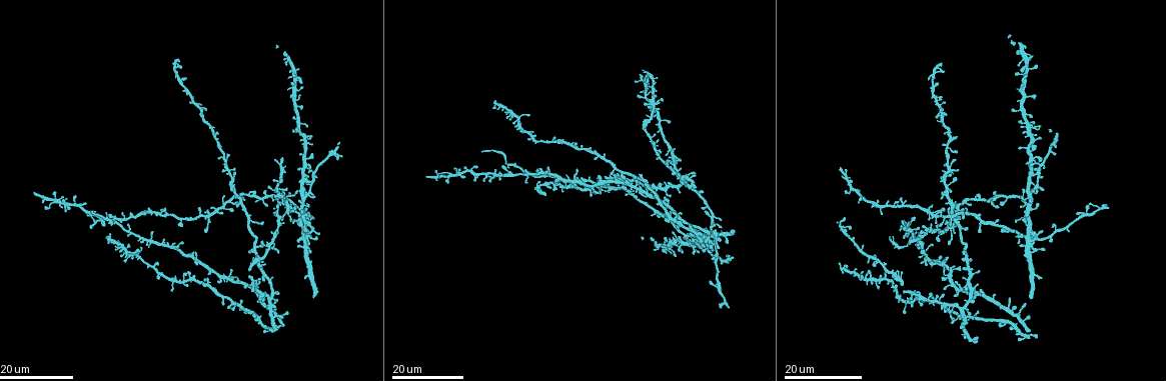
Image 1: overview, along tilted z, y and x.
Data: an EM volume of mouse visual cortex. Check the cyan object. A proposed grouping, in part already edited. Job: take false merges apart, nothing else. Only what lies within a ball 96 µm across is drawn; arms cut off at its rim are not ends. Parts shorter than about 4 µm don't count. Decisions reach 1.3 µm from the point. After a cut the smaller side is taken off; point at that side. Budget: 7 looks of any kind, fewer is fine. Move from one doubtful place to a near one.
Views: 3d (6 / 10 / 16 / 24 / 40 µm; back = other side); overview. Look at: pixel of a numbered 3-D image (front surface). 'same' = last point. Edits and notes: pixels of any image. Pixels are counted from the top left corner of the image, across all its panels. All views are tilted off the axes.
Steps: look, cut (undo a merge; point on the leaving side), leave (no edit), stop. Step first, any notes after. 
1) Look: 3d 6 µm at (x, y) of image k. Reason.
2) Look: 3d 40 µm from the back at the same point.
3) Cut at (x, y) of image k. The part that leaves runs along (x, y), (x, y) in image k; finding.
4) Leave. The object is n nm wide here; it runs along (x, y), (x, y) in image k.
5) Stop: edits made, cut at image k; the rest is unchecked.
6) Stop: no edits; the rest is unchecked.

Look: 3d 16 µm at (114, 218) of image 1.

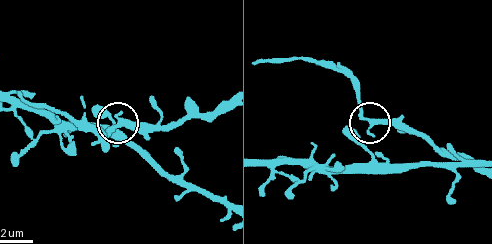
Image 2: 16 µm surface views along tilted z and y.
Look: 3d 6 µm at (118, 124) of image 2.

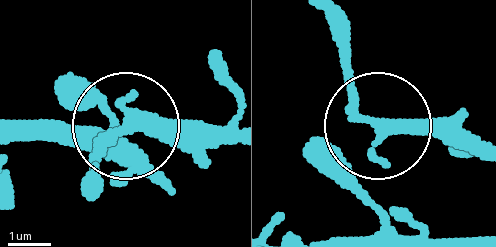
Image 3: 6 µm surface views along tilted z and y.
Leave. 4 arms meet here; it runs along (479, 158), (416, 129), (378, 128), (355, 103), (348, 72) in image 3; all the same neuron.

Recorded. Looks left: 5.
Look: 3d 24 µm at (104, 216) of image 1. Side arm on a straight run.

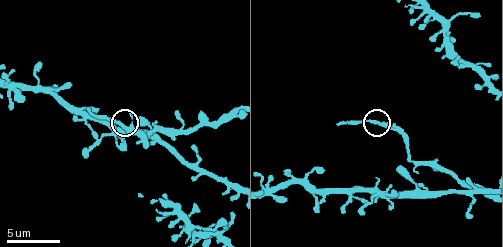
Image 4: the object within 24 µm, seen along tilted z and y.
Look: 3d 6 µm at (377, 124) of image 4. Zoom in.

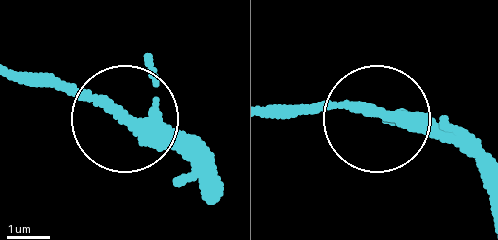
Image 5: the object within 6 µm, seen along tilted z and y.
Leave. The object is 270 nm wide here; all the same neuron.

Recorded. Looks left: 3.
Look: 3d 16 µm at (1034, 242) of image 1.

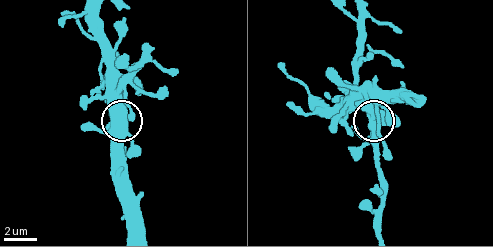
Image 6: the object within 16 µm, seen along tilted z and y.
Look: 3d 6 µm at (371, 117) of image 6.

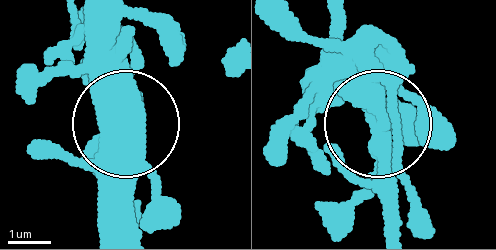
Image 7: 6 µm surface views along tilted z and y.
Leave. The side arm is 15 µm long; continuous, no second neuron.

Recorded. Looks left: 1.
Stop: no edits; the rest is unchecked.

